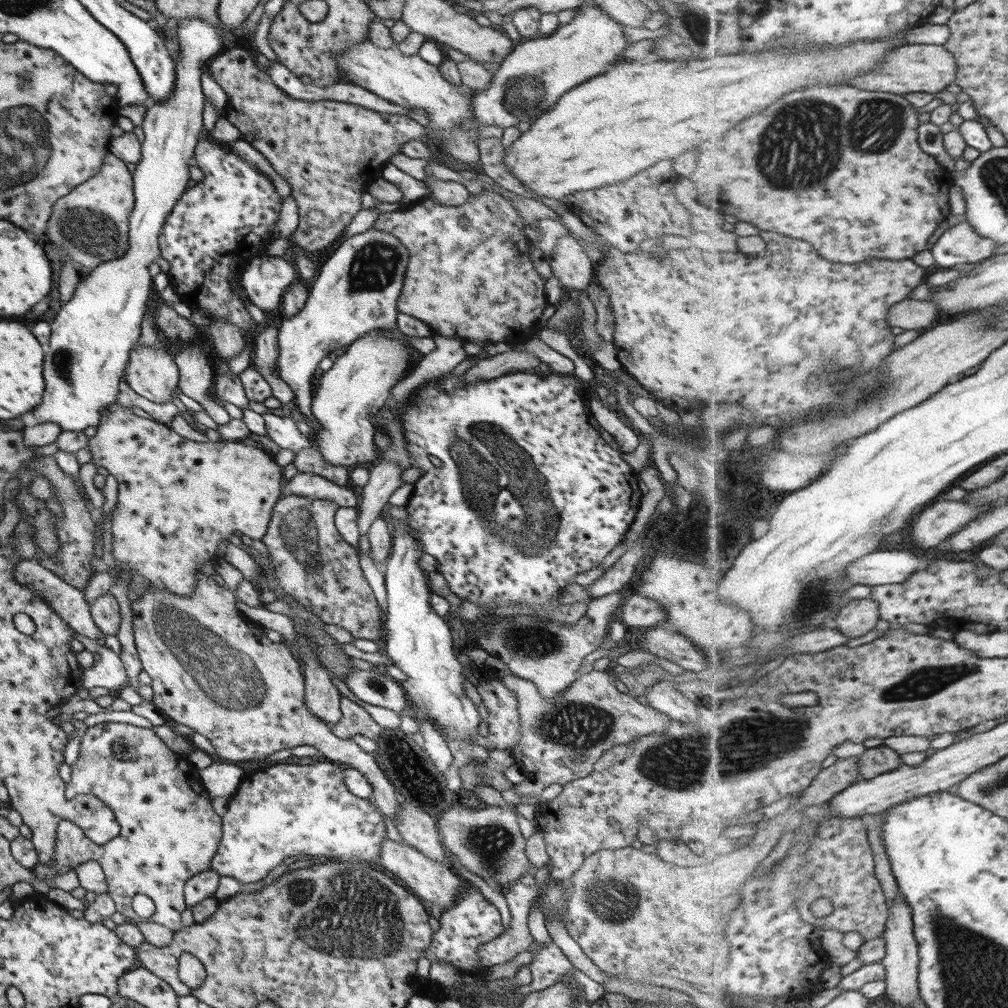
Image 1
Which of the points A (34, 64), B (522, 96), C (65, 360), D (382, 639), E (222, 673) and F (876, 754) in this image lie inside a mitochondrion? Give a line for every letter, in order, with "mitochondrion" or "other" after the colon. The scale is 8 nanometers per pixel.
A: other
B: mitochondrion
C: mitochondrion
D: other
E: mitochondrion
F: other

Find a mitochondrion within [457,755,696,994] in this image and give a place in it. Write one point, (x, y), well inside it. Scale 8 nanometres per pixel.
(615, 900)

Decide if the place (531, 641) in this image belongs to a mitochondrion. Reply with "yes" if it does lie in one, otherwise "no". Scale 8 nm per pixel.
yes

